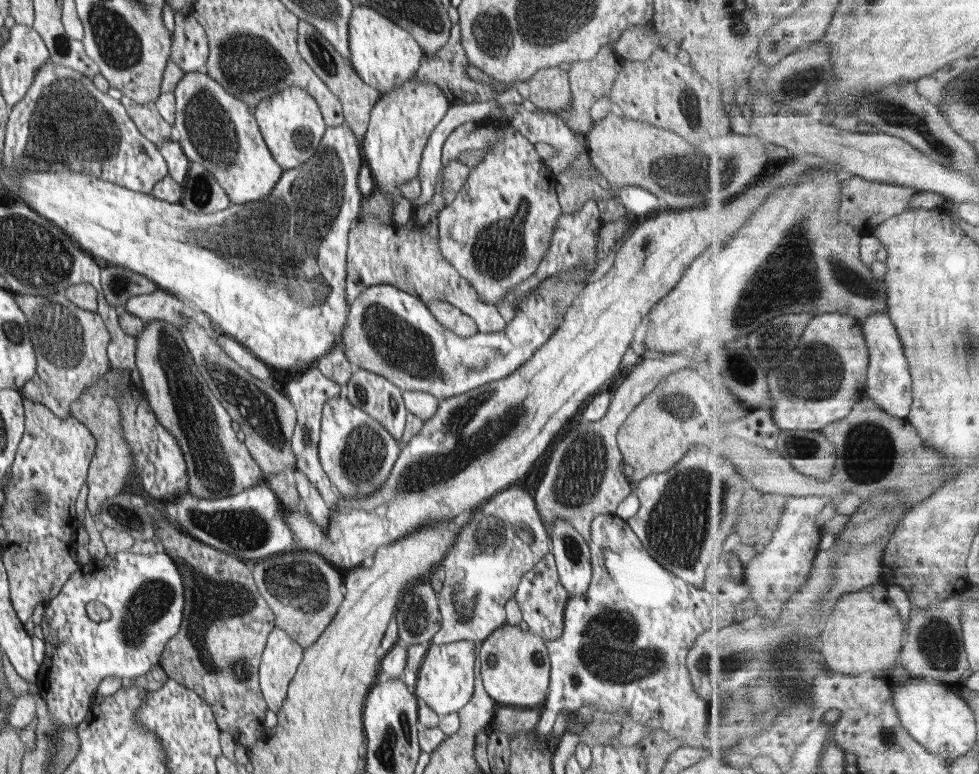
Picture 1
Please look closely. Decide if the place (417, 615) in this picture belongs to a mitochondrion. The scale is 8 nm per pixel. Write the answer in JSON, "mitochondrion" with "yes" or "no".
{"mitochondrion":"yes"}

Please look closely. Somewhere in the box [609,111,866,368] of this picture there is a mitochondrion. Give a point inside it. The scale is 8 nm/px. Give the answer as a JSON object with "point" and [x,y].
{"point":[690,184]}

